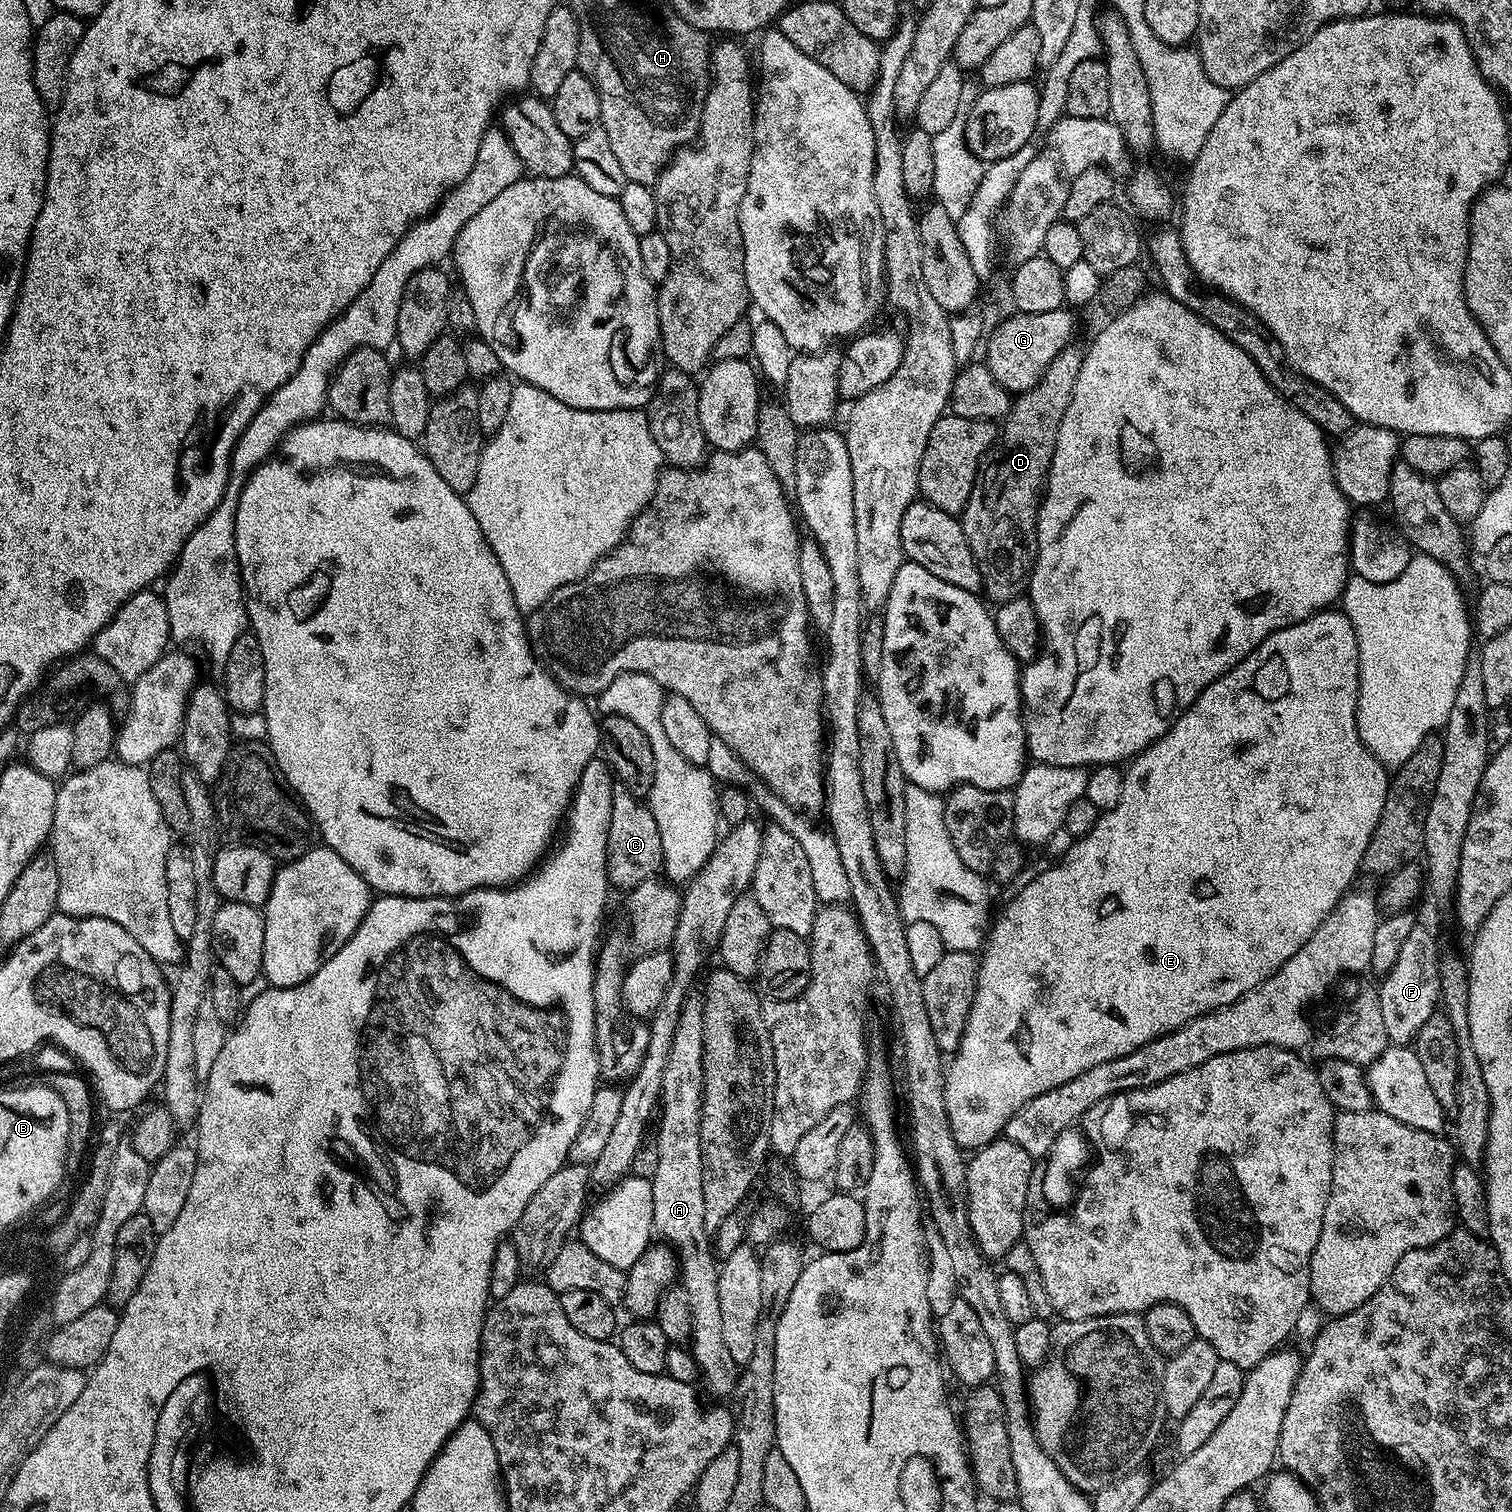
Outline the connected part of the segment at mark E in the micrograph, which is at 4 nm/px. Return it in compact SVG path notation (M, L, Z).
M1342 610L1316 612L1310 618L1298 622L1294 626L1279 628L1274 634L1266 637L1245 660L1238 662L1233 668L1228 669L1224 675L1218 677L1210 686L1206 686L1198 699L1172 723L1167 734L1162 739L1154 741L1145 752L1140 753L1127 765L1124 772L1124 785L1122 786L1122 802L1118 802L1118 806L1114 806L1114 810L1100 815L1094 830L1090 830L1090 834L1073 839L1067 852L1055 861L1056 865L1053 868L1038 873L1005 906L1004 917L997 924L995 921L987 933L986 943L983 945L982 955L978 960L980 965L978 982L976 983L974 1002L970 1006L970 1014L966 1018L966 1030L962 1034L962 1042L957 1046L950 1063L947 1065L944 1077L946 1114L950 1118L950 1130L954 1132L954 1138L960 1143L961 1149L979 1150L985 1144L997 1139L1003 1133L1004 1126L1009 1118L1026 1102L1030 1102L1030 1098L1038 1098L1038 1094L1054 1090L1058 1086L1062 1086L1062 1082L1070 1082L1074 1078L1078 1078L1078 1074L1082 1074L1086 1070L1094 1070L1094 1066L1102 1066L1106 1062L1122 1058L1126 1054L1149 1044L1151 1040L1158 1039L1159 1036L1169 1036L1174 1030L1186 1026L1202 1014L1213 1012L1222 1006L1230 1006L1235 1000L1242 998L1247 992L1254 991L1259 984L1270 979L1286 961L1294 958L1294 954L1298 954L1298 950L1302 950L1302 946L1306 946L1306 942L1310 942L1314 930L1318 930L1318 926L1322 926L1325 918L1336 909L1338 902L1353 887L1352 879L1358 876L1360 872L1360 863L1366 854L1366 846L1378 826L1378 818L1382 818L1382 806L1386 806L1386 794L1388 793L1390 779L1389 769L1385 768L1382 762L1378 762L1378 758L1374 758L1374 754L1370 754L1370 750L1364 745L1356 729L1356 707L1358 706L1359 689L1358 642L1354 634L1354 626L1346 613Z

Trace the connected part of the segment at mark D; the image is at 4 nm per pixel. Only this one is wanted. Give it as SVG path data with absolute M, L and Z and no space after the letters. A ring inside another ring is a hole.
M1073 342L1062 349L1058 358L1054 358L1054 362L1046 366L1046 374L1038 378L1036 385L1013 399L1003 421L998 443L981 463L978 479L962 513L966 543L970 546L980 571L983 595L996 606L1023 596L1028 591L1028 580L1036 565L1036 516L1040 513L1048 467L1054 458L1054 446L1058 442L1058 426L1062 426L1062 417L1066 414L1066 406L1070 406L1070 398L1074 398L1074 382L1078 382L1078 370L1082 370L1084 361L1085 349L1079 348L1078 344Z

